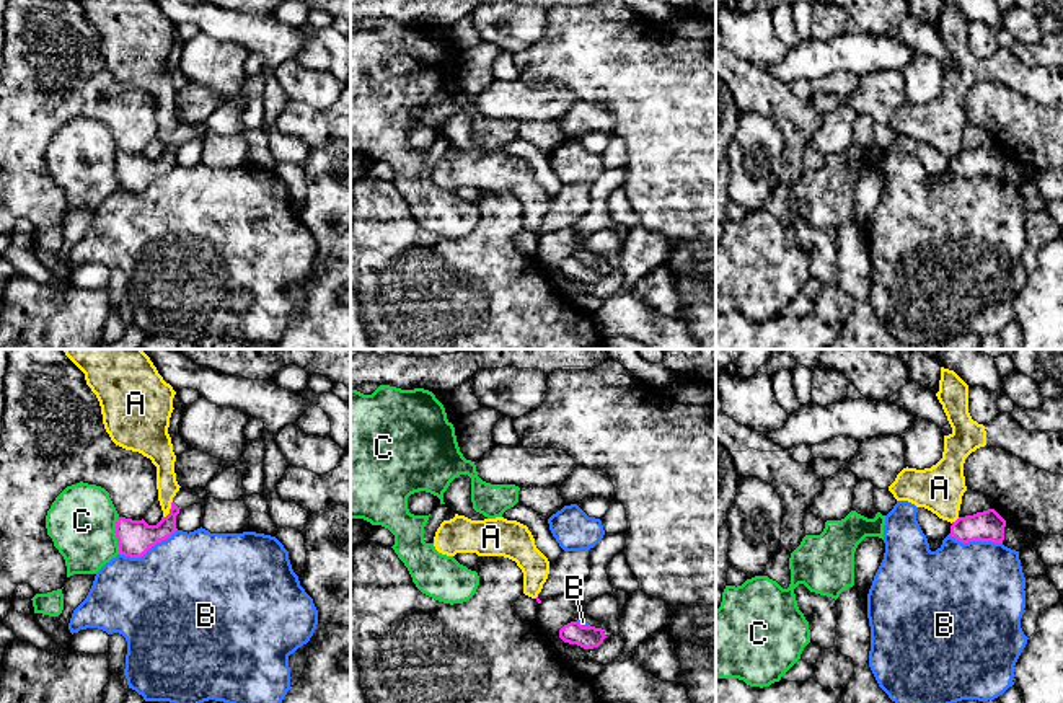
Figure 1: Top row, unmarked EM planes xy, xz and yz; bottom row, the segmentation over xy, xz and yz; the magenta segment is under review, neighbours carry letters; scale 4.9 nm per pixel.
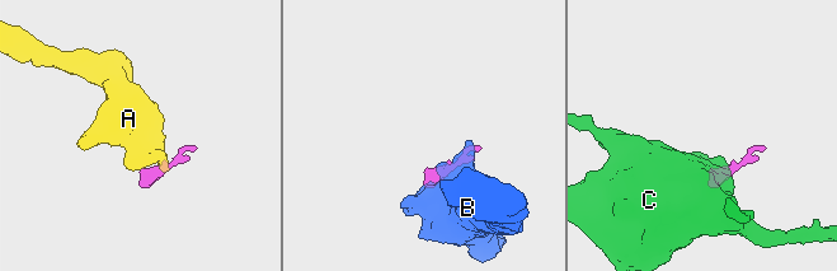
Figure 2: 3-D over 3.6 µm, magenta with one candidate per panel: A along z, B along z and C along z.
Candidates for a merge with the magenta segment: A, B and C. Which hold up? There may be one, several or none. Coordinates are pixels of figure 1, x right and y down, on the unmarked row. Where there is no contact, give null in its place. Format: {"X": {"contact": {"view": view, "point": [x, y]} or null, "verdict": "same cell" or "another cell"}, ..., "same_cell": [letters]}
{"A": {"contact": {"view": "xy", "point": [170, 144]}, "verdict": "another cell"}, "B": {"contact": {"view": "xy", "point": [147, 185]}, "verdict": "another cell"}, "C": {"contact": {"view": "xy", "point": [116, 170]}, "verdict": "another cell"}, "same_cell": []}

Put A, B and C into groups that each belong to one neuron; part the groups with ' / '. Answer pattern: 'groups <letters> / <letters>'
groups A / B / C

